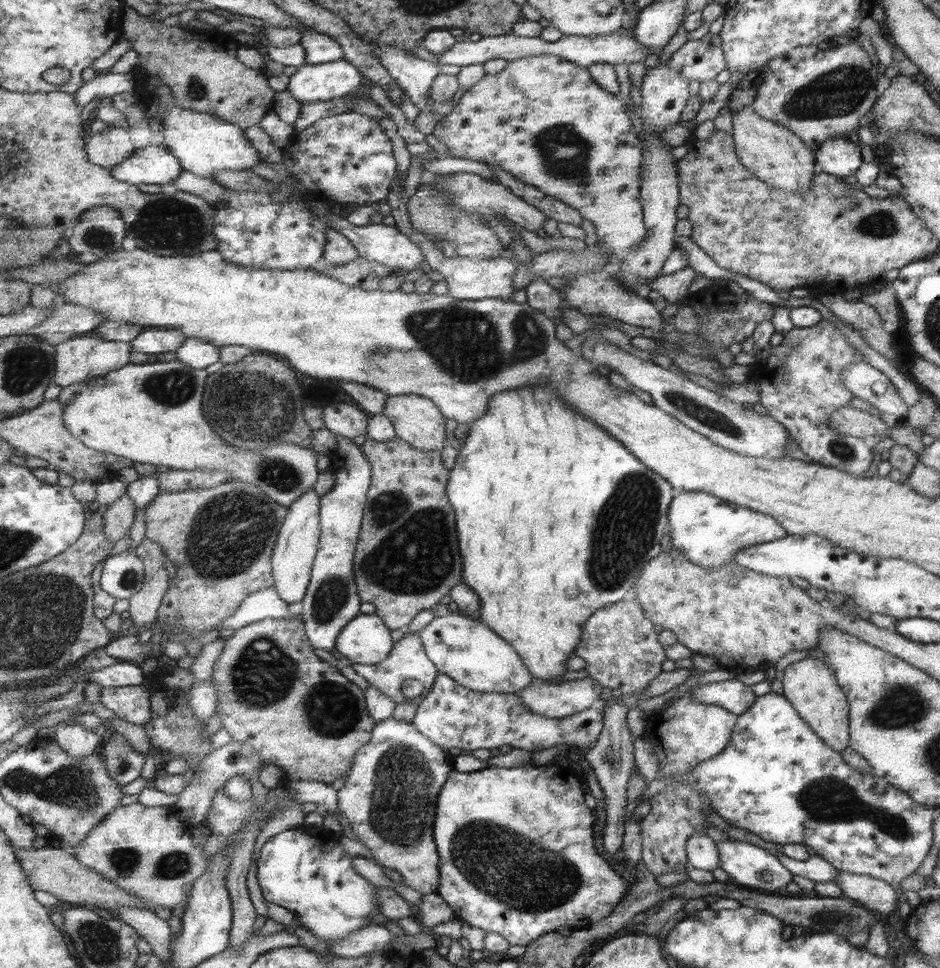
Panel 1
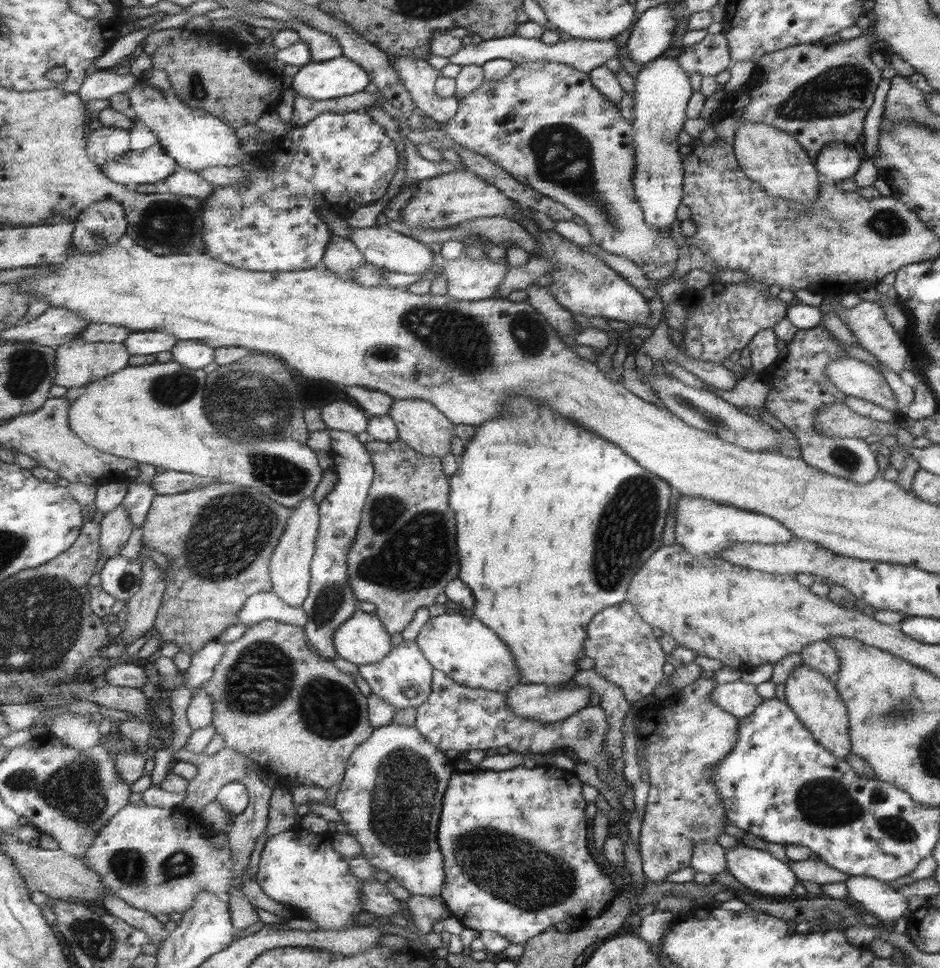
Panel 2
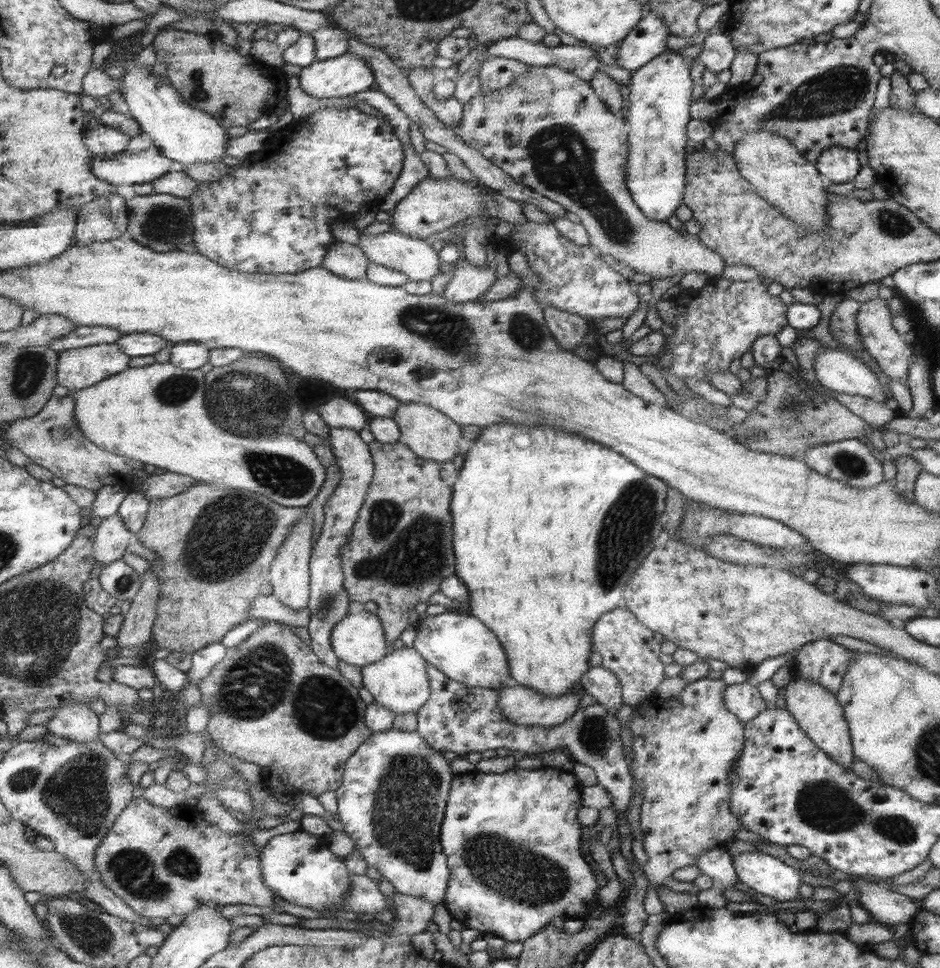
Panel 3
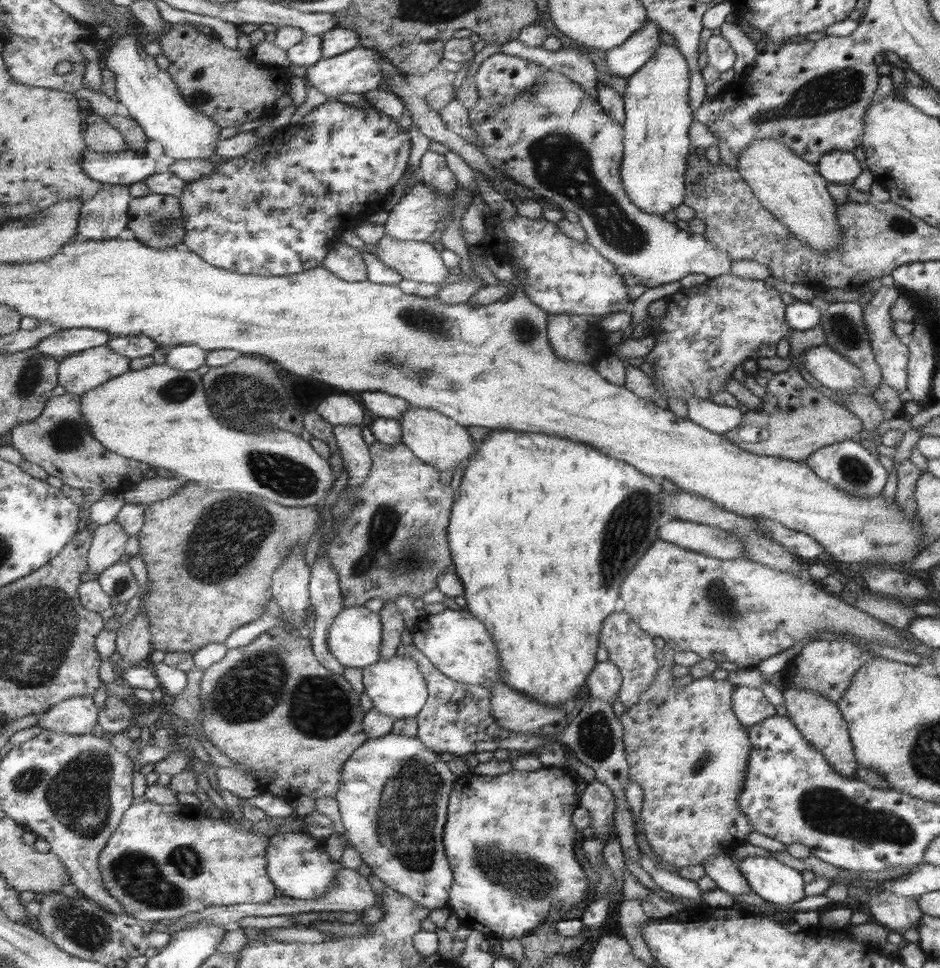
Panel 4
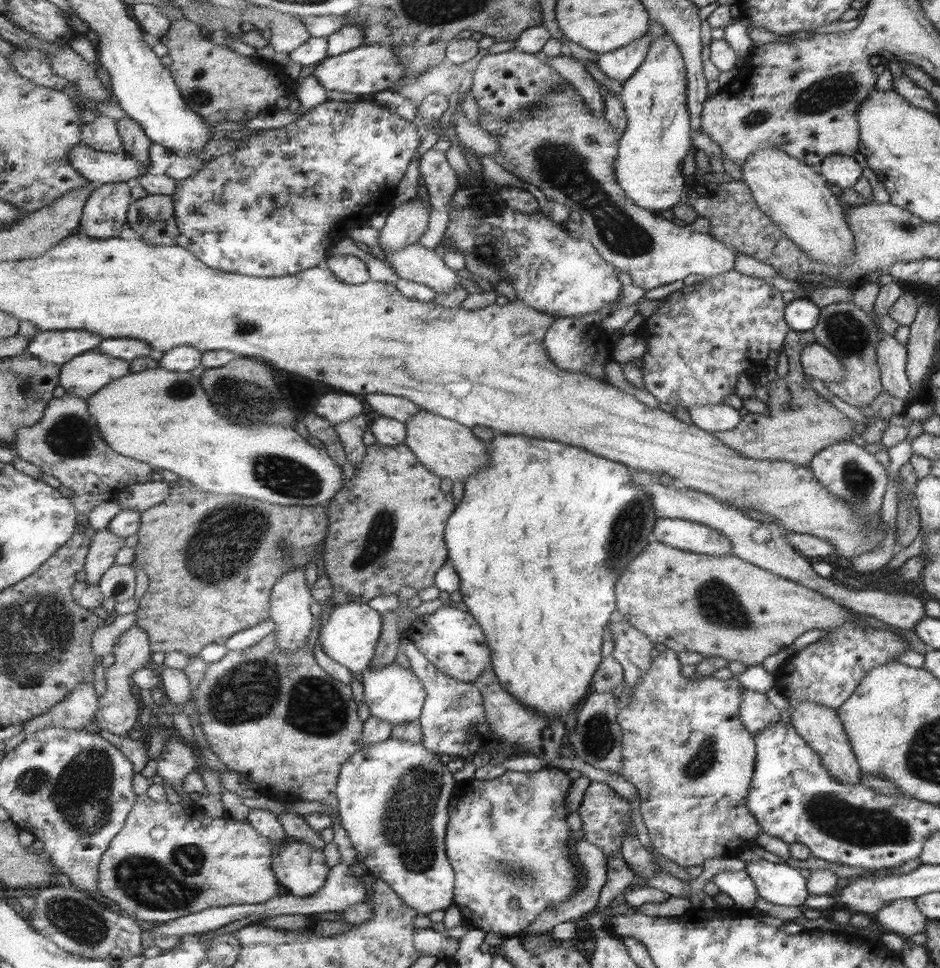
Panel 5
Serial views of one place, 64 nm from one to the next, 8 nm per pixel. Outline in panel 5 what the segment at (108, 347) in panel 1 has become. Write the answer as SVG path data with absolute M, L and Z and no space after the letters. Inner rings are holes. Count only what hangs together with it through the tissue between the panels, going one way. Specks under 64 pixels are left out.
M91 350L63 366L61 386L67 394L89 400L93 394L99 394L99 390L105 390L105 386L131 372L133 364L129 360L103 354L101 350Z

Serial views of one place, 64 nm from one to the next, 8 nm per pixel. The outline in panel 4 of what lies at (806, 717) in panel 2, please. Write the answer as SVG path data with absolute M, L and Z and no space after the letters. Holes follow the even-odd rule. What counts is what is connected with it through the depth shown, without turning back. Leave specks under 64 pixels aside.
M783 688L781 692L783 692L783 704L787 708L787 716L799 728L799 732L809 740L809 744L817 752L821 752L821 756L825 756L825 762L829 762L829 766L833 766L833 770L837 770L841 776L855 778L857 760L855 760L855 752L853 752L853 742L851 742L849 726L839 710L839 706L815 692L807 692L807 690L799 690L799 688L787 688L787 690Z

